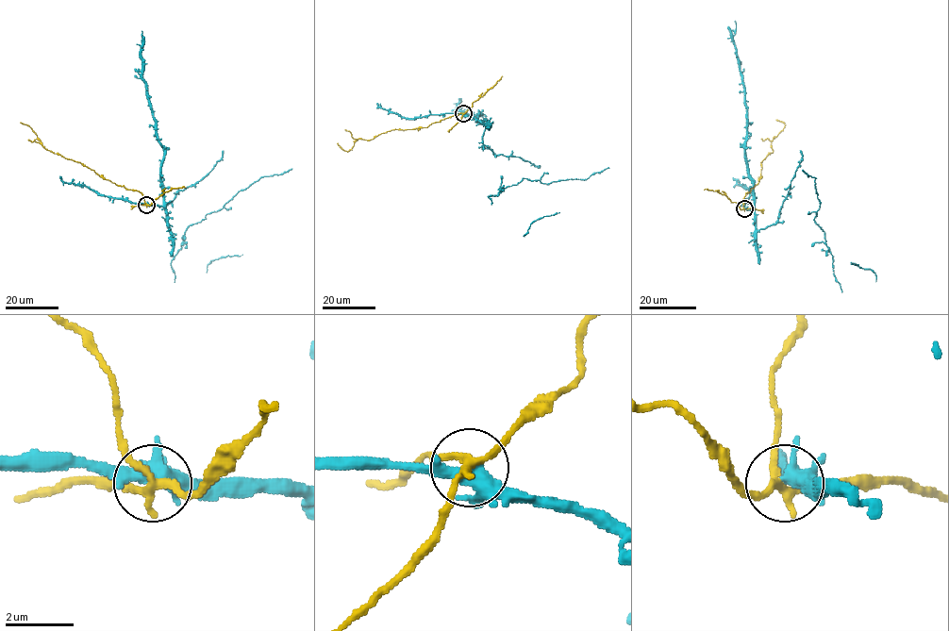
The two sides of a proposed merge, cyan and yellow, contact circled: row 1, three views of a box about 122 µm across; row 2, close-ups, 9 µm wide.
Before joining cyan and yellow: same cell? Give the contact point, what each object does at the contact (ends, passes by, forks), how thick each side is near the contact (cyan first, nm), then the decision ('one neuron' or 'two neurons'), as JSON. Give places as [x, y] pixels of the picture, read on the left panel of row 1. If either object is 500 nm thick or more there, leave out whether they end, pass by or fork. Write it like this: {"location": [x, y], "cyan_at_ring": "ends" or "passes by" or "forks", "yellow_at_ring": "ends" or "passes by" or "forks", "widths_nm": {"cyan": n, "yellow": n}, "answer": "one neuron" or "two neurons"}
{"location": [146, 205], "cyan_at_ring": "forks", "yellow_at_ring": "forks", "widths_nm": {"cyan": 360, "yellow": 220}, "answer": "two neurons"}

